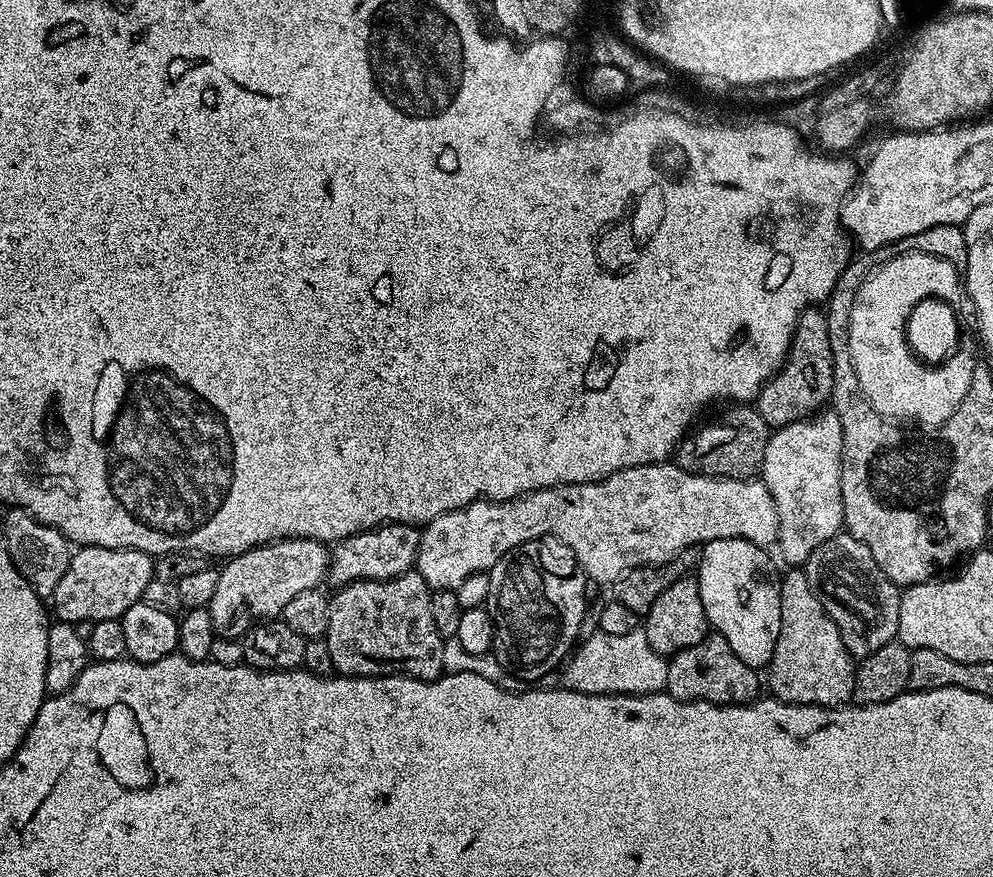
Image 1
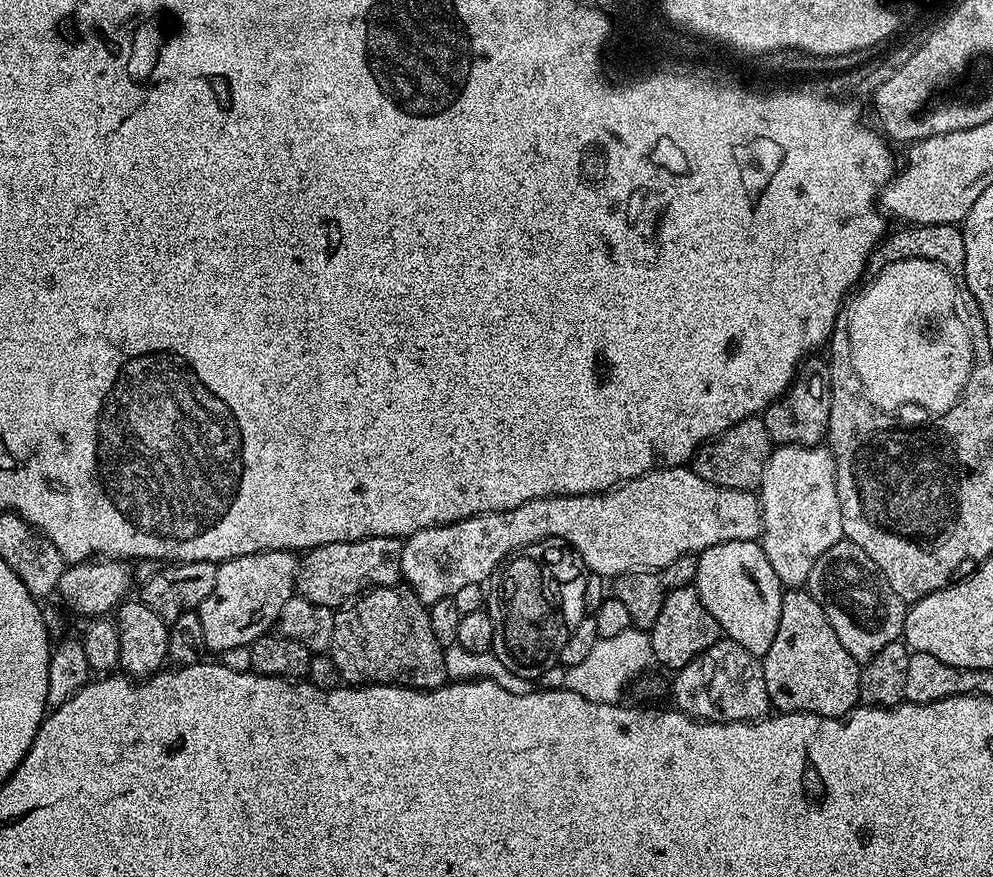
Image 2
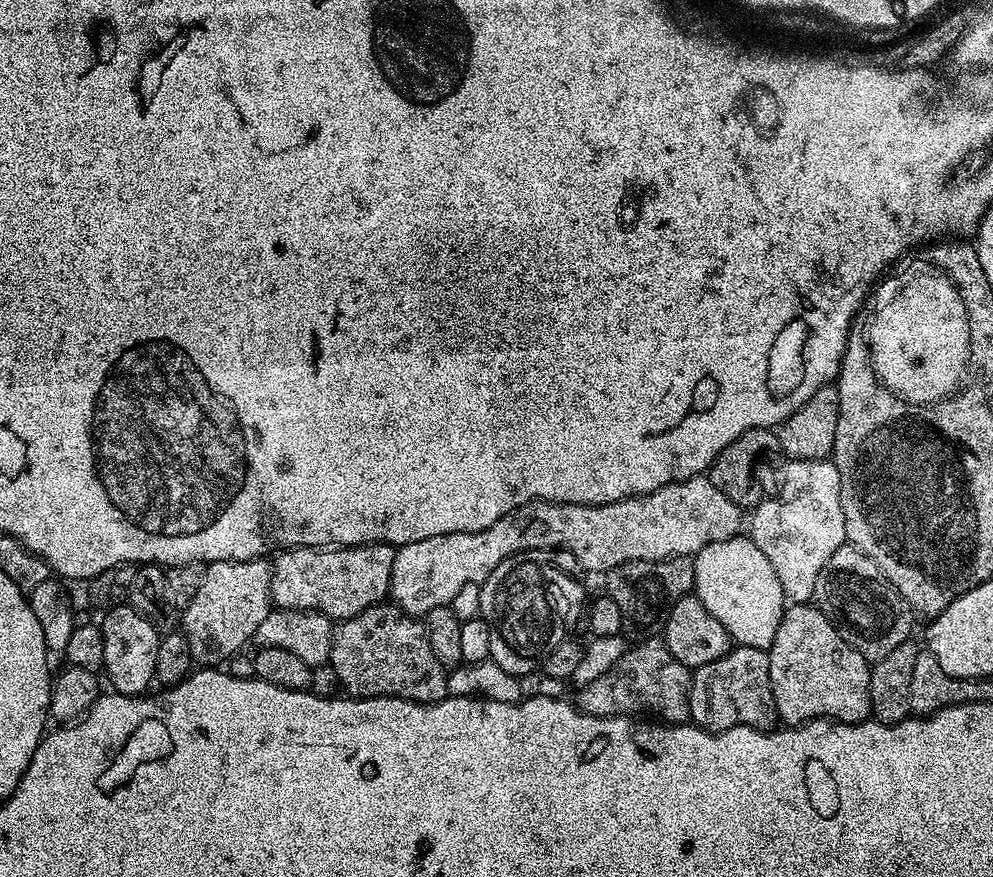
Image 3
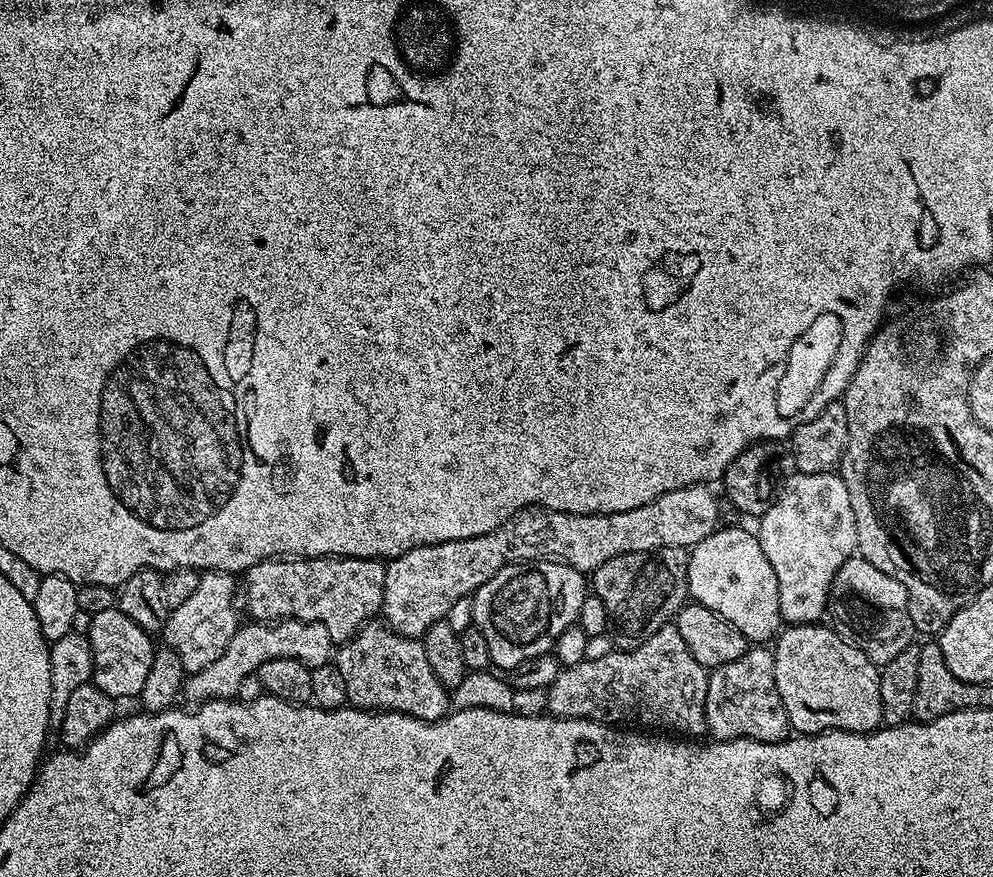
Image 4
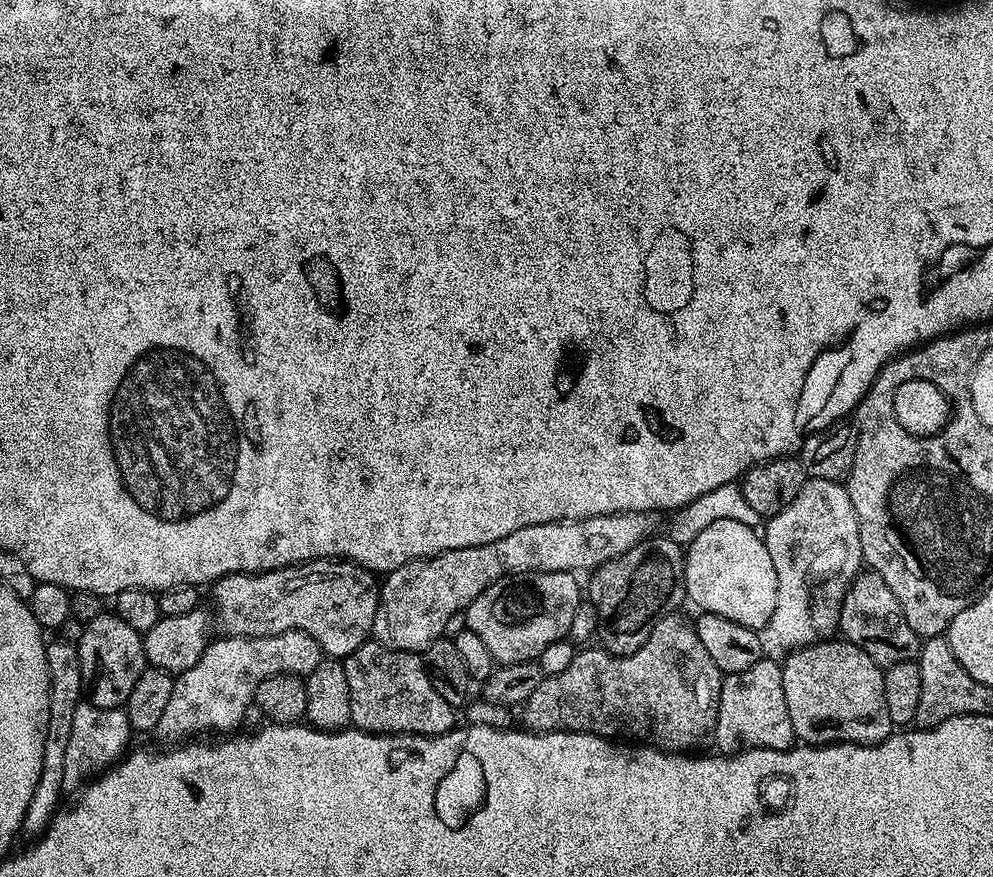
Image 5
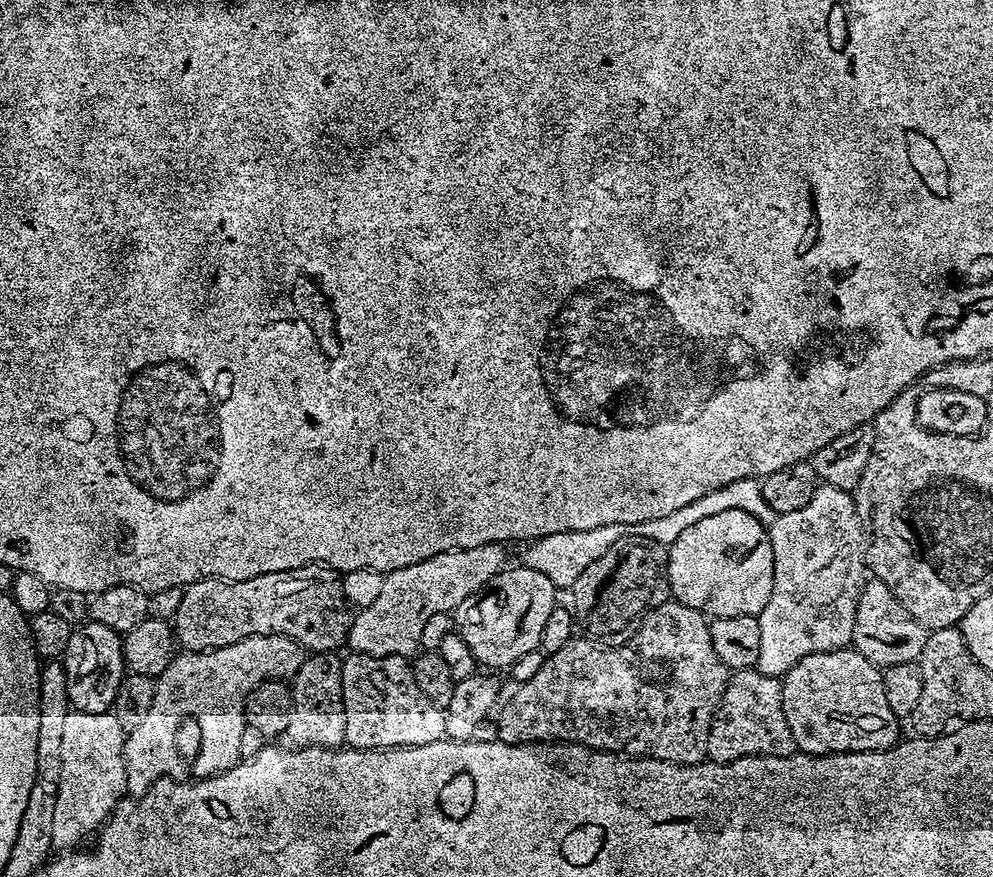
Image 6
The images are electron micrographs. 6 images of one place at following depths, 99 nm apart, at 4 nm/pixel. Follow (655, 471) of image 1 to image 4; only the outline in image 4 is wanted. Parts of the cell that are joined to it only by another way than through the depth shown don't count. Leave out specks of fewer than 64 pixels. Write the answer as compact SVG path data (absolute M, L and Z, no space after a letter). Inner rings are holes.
M691 484L688 488L670 490L659 496L657 500L638 506L634 510L597 516L570 514L533 506L523 508L490 534L415 548L402 554L396 560L387 561L383 619L393 632L420 638L426 630L430 630L430 626L434 626L434 622L447 617L450 606L454 606L454 602L469 599L507 564L519 564L529 560L557 560L559 564L569 564L571 568L577 568L579 572L591 574L598 566L602 566L602 562L610 562L610 558L618 558L618 554L653 552L659 548L691 549L692 545L702 542L702 538L715 532L721 523L720 504L712 497L712 490L711 487L703 484Z

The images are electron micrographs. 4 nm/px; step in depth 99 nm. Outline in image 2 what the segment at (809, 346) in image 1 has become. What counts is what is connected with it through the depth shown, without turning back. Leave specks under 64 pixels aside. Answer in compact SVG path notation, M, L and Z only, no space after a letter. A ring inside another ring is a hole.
M805 359L800 365L796 379L788 389L762 413L766 430L773 445L793 444L803 448L814 448L823 445L828 439L830 426L830 370L822 359Z

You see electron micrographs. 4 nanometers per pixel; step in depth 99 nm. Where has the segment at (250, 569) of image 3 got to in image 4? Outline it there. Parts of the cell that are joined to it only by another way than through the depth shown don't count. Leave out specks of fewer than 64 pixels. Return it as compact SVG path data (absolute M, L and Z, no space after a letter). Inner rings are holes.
M206 572L203 573L198 582L198 590L194 590L194 595L186 602L182 602L182 606L171 609L168 614L168 620L164 624L162 633L163 643L169 652L173 652L178 658L178 662L182 662L185 673L191 674L198 670L206 670L206 666L210 666L210 662L218 662L218 658L222 658L222 654L226 654L226 646L230 646L230 638L234 638L234 634L242 627L242 619L236 613L236 604L238 608L238 580L231 572Z

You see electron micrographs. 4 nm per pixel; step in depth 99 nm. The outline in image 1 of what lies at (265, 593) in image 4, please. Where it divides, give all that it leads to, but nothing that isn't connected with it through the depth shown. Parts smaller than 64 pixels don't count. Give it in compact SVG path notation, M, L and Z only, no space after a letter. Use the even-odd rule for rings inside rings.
M381 524L365 532L356 532L339 541L328 557L327 583L335 586L356 580L389 580L409 571L416 563L421 529L415 524Z

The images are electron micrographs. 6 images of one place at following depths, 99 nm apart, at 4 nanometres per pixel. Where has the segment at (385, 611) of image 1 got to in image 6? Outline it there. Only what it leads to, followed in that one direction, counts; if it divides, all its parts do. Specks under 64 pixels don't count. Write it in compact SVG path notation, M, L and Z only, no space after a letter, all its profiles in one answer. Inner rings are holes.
M349 651L344 662L344 717L348 720L347 743L354 748L379 750L402 746L426 746L449 735L448 713L437 701L424 693L407 656L367 656Z

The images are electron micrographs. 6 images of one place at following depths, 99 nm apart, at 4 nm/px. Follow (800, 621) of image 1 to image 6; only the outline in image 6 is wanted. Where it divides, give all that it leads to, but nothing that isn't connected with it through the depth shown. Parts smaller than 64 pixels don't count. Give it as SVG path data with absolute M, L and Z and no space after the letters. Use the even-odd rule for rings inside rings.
M851 646L802 658L780 680L780 689L782 714L786 714L797 749L805 756L884 752L901 739L901 721L886 703L883 671Z

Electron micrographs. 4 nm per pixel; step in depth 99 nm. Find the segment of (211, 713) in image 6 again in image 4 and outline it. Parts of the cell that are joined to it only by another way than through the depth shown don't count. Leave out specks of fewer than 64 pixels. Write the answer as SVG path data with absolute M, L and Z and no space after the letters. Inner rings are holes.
M277 620L275 622L248 622L230 638L226 654L218 662L210 662L206 670L191 673L184 681L183 695L195 702L230 700L239 694L239 686L247 675L255 673L266 662L276 658L305 661L309 668L321 668L334 656L334 641L324 624L306 624L303 620Z

